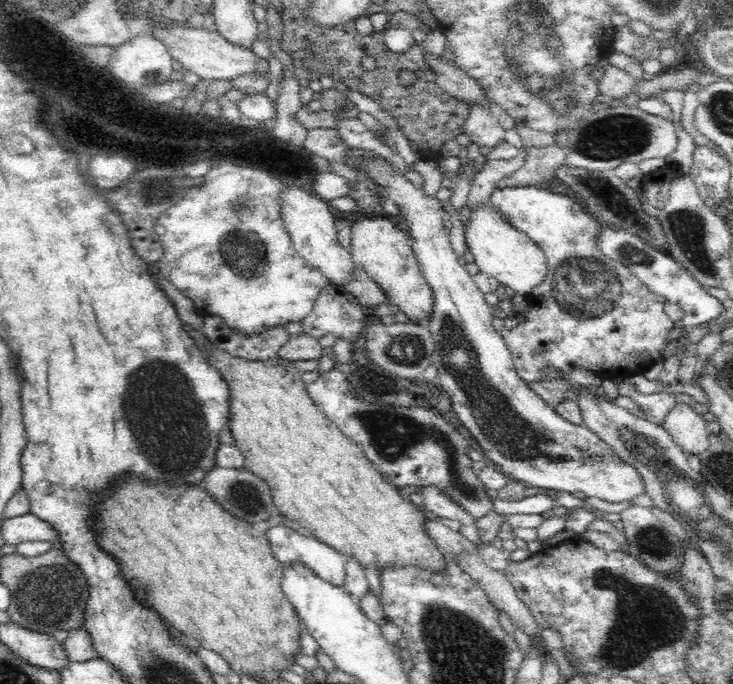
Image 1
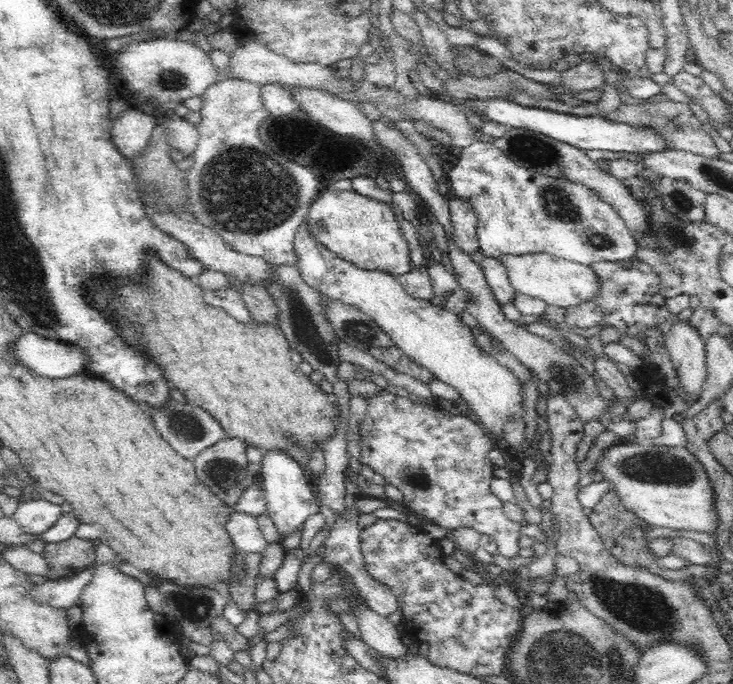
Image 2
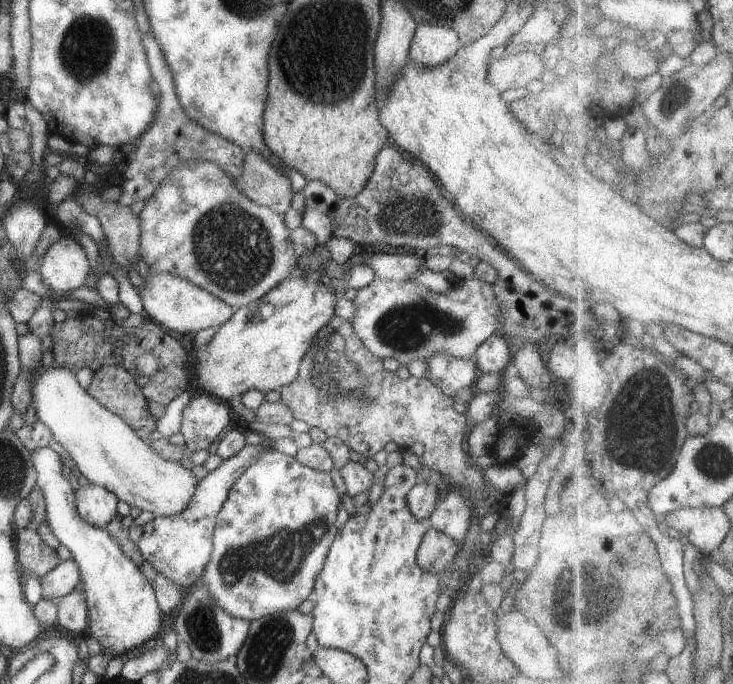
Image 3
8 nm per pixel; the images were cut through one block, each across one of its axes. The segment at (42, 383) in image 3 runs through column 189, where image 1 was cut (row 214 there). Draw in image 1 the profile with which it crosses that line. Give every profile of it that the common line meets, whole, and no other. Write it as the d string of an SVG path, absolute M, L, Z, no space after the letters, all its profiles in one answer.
M490 202L478 205L469 216L470 225L464 233L465 244L472 252L479 272L494 276L502 287L508 286L527 297L548 274L547 258L542 249L526 233L504 221L502 213L494 209Z

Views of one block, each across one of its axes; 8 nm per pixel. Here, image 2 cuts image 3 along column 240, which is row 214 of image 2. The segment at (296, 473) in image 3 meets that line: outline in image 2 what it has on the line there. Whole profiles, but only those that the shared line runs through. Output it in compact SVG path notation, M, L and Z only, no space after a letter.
M476 140L465 146L458 162L445 175L452 189L449 198L469 201L469 207L475 212L479 250L484 256L498 259L506 254L544 253L591 266L599 262L630 260L636 254L638 243L625 220L594 190L564 177L544 176L534 169L524 168L491 142Z

